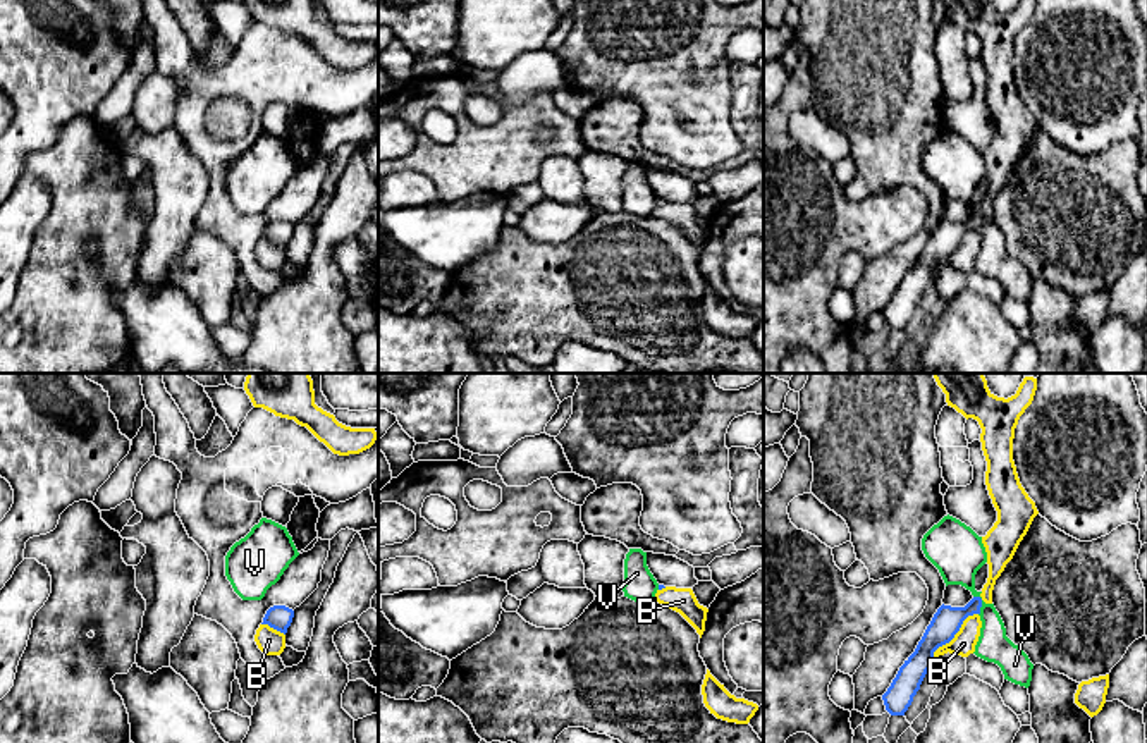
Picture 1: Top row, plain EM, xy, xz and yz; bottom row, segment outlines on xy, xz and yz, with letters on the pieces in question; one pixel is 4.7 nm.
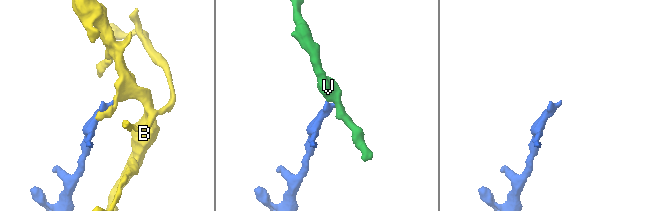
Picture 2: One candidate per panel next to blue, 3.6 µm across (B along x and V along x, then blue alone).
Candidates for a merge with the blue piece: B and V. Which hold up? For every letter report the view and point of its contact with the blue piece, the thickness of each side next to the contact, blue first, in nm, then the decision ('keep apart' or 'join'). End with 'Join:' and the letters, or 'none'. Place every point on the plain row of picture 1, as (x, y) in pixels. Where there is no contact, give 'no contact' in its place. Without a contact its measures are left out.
B: meets blue in yz at (955, 248); 140 nm thick on the blue side, 110 nm on the other; keep apart
V: meets blue in yz at (981, 219); 140 nm thick on the blue side, 150 nm on the other; keep apart
Join: none

